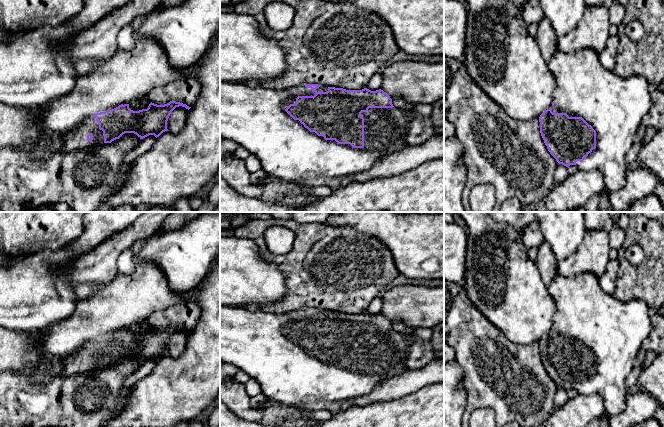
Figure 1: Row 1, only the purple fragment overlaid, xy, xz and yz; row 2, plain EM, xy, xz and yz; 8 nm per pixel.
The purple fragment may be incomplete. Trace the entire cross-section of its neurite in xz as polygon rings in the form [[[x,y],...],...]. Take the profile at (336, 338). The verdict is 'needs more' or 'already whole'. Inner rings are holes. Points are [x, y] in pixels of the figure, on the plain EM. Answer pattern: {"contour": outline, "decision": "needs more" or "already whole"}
{"contour": [[[220,306],[220,362],[223,364],[232,364],[239,370],[248,374],[250,378],[255,379],[260,384],[261,395],[265,399],[284,405],[295,405],[298,403],[316,401],[339,402],[368,395],[376,385],[391,377],[401,375],[407,369],[405,364],[406,356],[407,337],[394,331],[390,320],[381,313],[376,315],[371,315],[367,312],[362,314],[346,314],[318,308],[308,308],[294,310],[286,314],[273,314],[262,310],[251,312],[245,307]]], "decision": "needs more"}

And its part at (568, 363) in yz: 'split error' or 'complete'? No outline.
split error

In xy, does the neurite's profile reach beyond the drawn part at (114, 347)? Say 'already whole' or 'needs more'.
needs more

